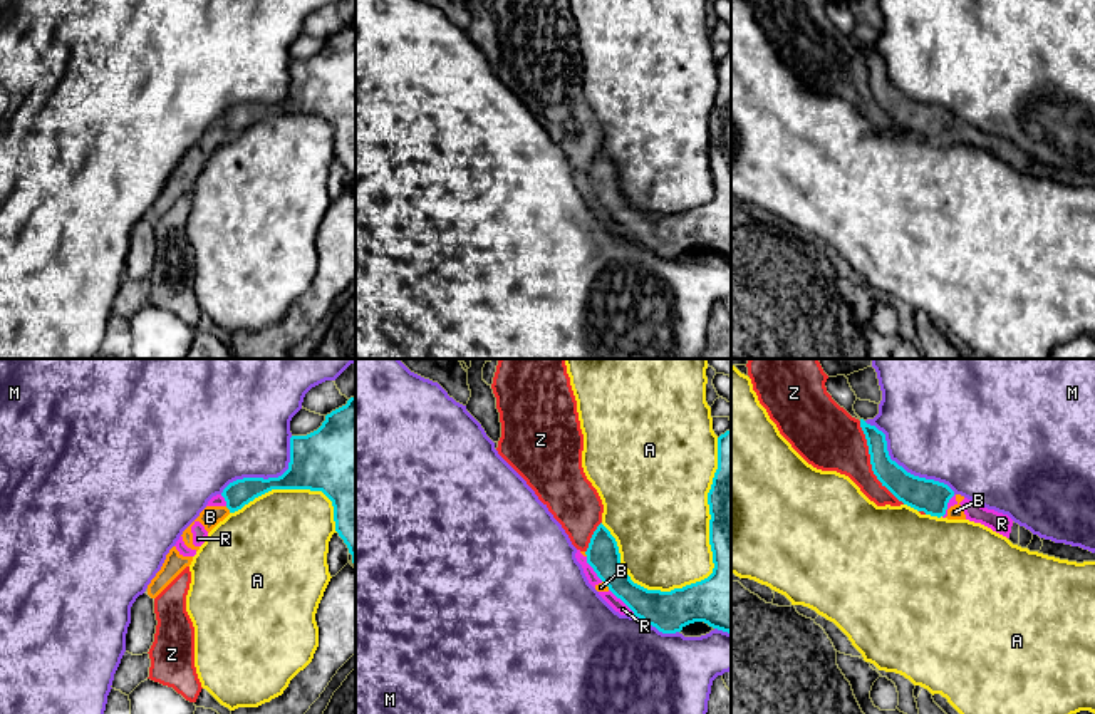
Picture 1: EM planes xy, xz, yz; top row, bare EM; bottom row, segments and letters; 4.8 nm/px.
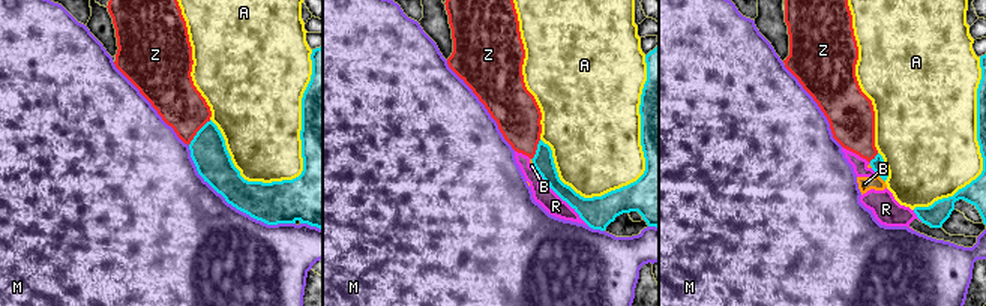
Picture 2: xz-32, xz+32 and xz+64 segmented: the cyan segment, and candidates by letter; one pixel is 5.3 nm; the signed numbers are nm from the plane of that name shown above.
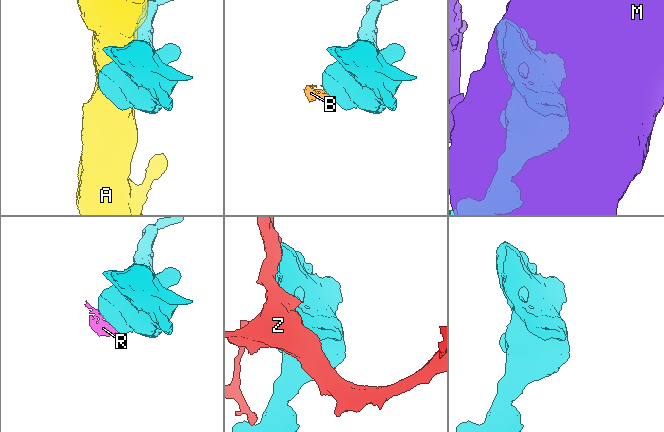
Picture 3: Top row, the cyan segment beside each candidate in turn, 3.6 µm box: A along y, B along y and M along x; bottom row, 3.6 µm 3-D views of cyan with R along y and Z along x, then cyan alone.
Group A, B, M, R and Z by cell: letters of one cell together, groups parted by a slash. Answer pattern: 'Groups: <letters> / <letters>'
Groups: A / B R / M / Z

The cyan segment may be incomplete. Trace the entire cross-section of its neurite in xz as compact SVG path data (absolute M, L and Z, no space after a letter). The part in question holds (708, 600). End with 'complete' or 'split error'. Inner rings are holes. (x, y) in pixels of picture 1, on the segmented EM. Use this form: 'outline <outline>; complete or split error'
outline M731 429L718 437L718 469L708 493L708 504L714 568L701 582L671 592L647 590L634 583L622 568L615 538L602 523L585 551L587 563L609 590L636 617L662 634L681 632L694 622L731 634Z; complete

